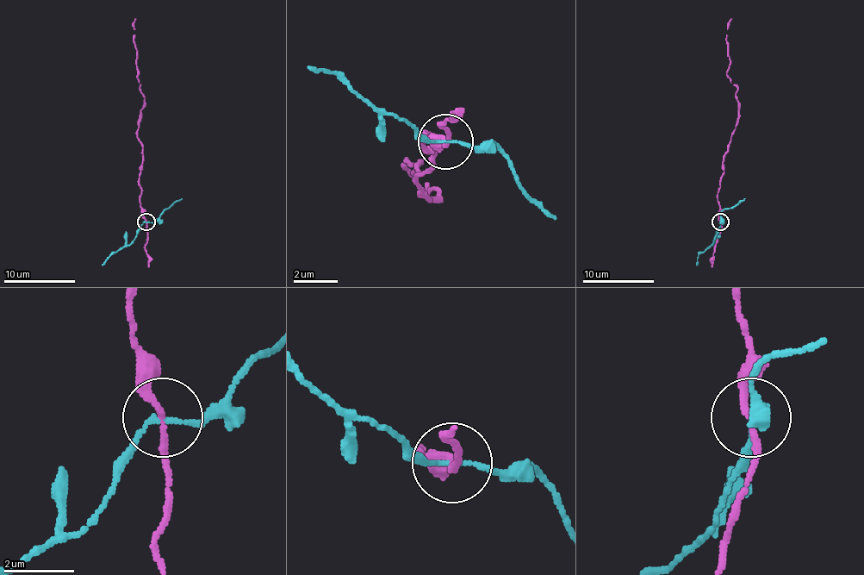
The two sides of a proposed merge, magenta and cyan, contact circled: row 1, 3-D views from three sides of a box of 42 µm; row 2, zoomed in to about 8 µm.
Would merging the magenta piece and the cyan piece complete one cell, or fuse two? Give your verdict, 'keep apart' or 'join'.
keep apart

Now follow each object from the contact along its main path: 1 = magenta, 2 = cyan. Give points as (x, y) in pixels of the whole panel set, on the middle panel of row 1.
1: (446, 140), (425, 134), (435, 162), (419, 173), (441, 195), (419, 162), (413, 178)
2: (446, 140), (413, 129), (336, 74), (308, 68)

